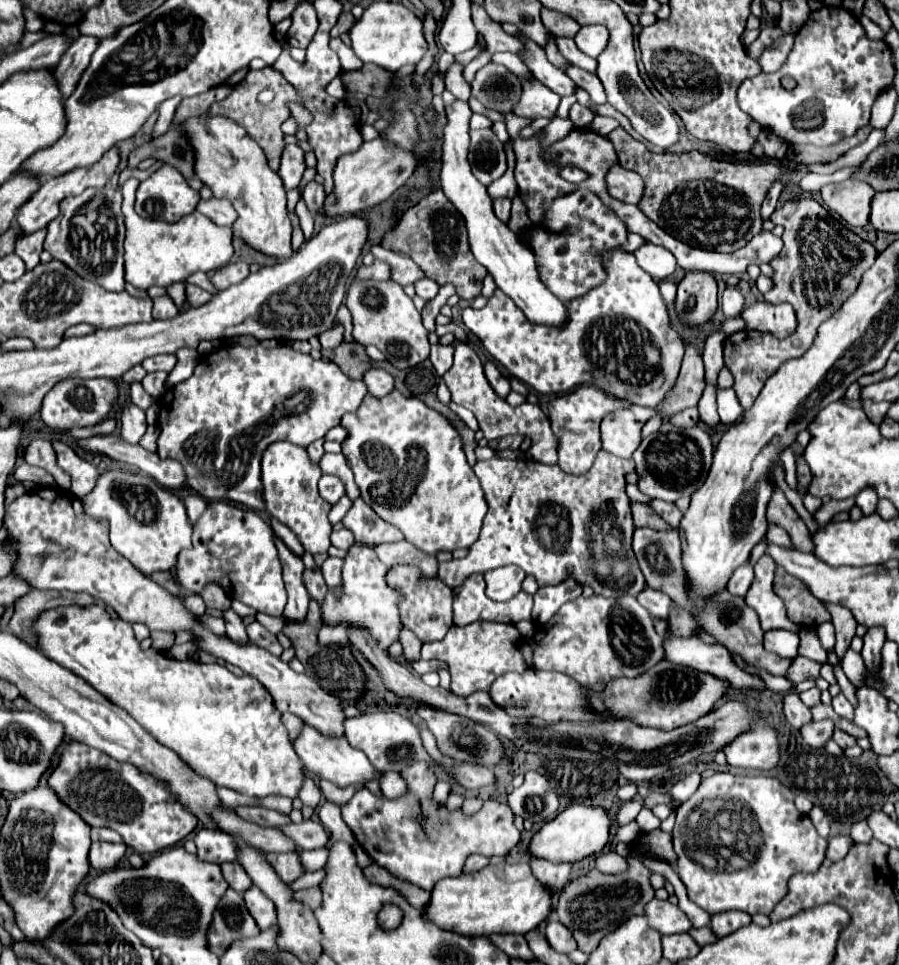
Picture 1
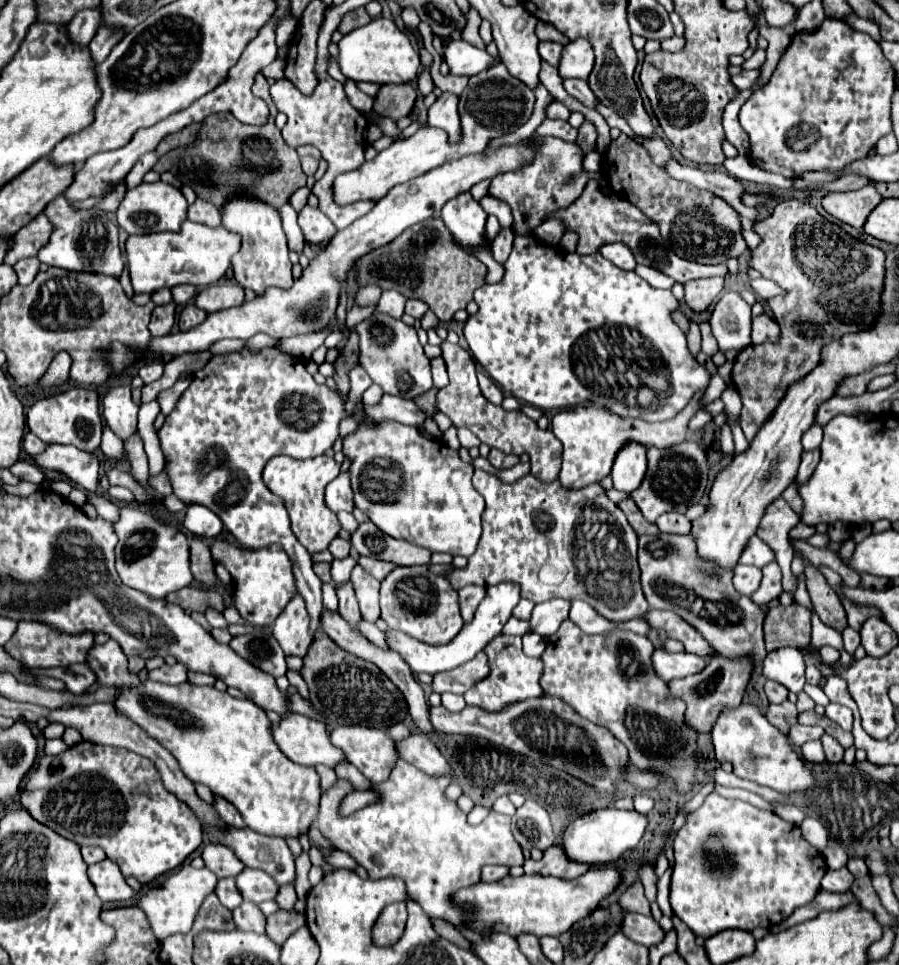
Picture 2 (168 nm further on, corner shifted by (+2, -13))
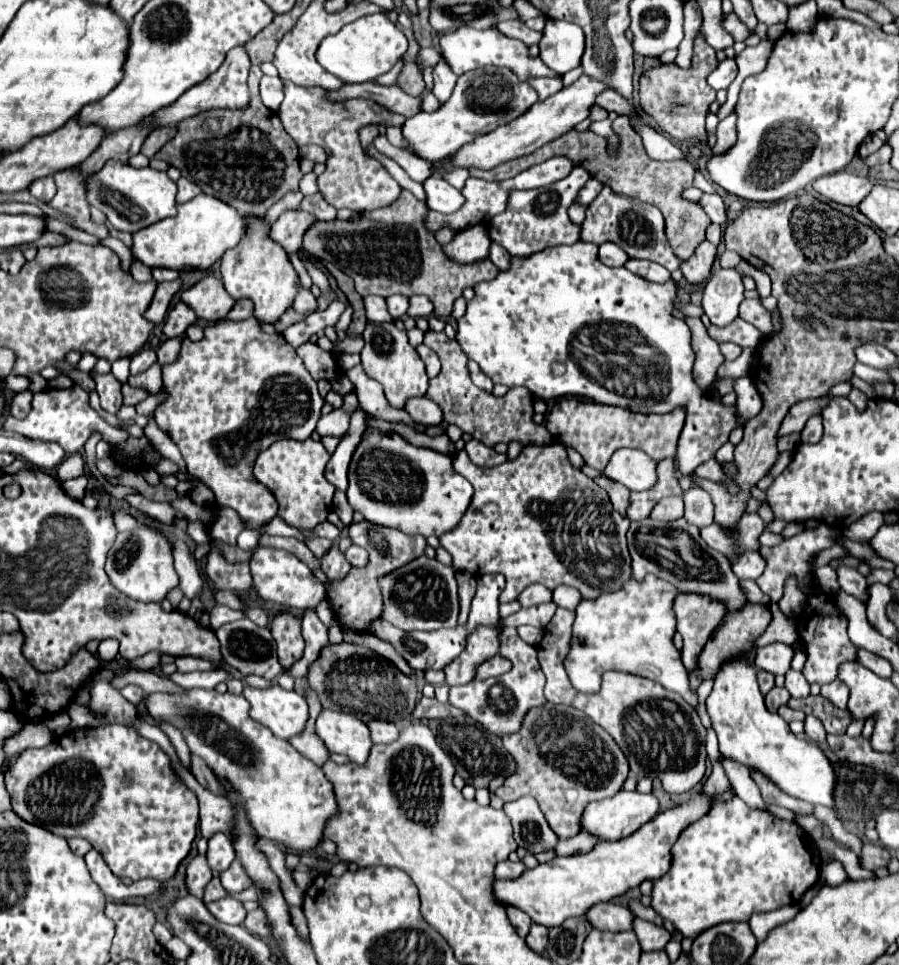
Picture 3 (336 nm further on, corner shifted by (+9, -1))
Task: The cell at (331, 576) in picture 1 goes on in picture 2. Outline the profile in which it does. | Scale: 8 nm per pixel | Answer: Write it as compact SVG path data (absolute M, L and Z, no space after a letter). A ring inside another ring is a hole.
M351 556L341 558L341 560L333 560L333 568L331 568L331 576L333 576L333 584L341 584L341 582L349 582L349 574L355 568L355 560Z

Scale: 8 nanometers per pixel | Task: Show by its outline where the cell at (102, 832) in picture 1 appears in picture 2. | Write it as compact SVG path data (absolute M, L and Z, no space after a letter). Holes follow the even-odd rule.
M85 846L81 848L81 856L87 864L93 864L93 862L99 862L105 858L105 852L101 848L93 848L93 846Z

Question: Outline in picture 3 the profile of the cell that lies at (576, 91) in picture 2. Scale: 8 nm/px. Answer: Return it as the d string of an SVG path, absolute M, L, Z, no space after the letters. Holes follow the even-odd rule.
M606 90L598 94L596 100L598 106L602 106L608 112L616 112L616 114L624 114L624 116L632 116L634 114L634 106L630 102L626 102L618 92L614 90Z

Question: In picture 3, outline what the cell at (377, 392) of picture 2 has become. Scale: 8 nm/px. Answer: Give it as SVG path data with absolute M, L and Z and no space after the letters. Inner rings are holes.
M354 366L354 368L348 370L346 374L348 374L350 382L354 384L354 390L356 390L356 396L358 396L358 400L360 400L360 406L362 406L366 412L370 412L370 414L374 414L374 416L378 416L378 418L382 418L382 420L388 420L388 422L404 420L406 424L414 426L416 430L424 430L424 426L414 424L404 410L390 406L390 402L388 402L386 396L384 396L382 386L380 386L376 380L372 380L372 378L362 370L362 366Z

